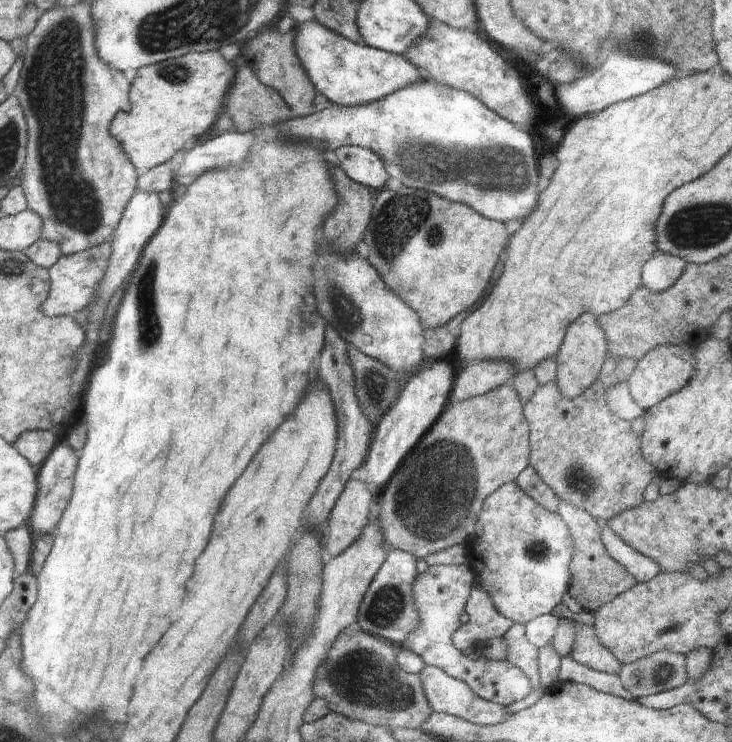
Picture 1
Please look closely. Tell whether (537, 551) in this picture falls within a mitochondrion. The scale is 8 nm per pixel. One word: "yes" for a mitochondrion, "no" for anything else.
yes

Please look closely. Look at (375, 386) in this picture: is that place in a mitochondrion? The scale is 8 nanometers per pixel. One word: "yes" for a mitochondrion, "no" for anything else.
yes

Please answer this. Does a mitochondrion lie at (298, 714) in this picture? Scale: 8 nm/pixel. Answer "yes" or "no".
no

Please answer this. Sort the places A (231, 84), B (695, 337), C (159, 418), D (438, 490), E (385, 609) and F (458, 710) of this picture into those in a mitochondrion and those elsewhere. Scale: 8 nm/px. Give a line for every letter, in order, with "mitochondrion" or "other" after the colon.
A: other
B: other
C: other
D: mitochondrion
E: mitochondrion
F: other

